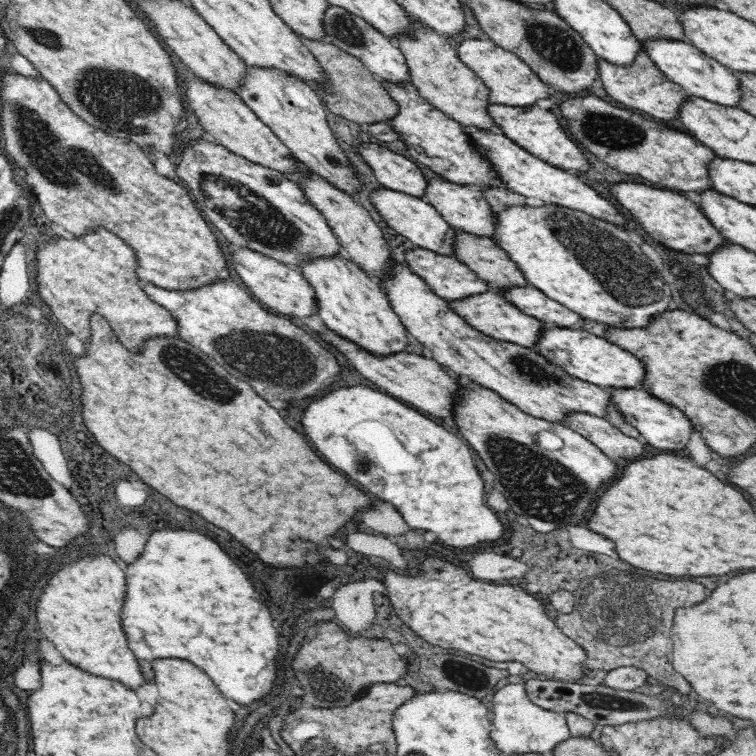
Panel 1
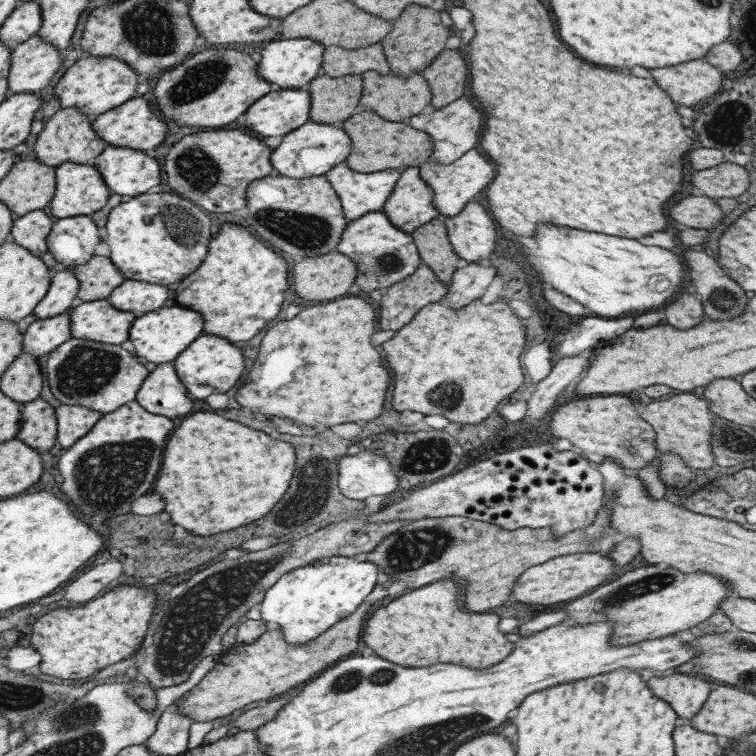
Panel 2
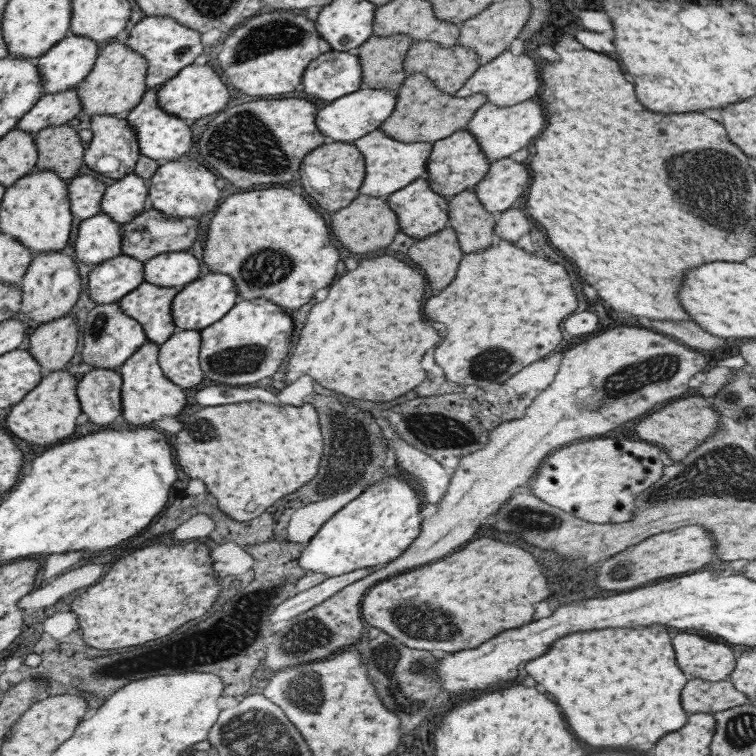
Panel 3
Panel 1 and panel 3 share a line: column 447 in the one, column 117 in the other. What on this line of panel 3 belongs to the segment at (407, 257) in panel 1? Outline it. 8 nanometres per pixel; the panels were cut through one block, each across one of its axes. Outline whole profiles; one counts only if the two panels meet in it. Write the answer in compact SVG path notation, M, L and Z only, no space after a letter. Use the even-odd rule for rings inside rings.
M119 254L96 264L87 277L87 296L95 304L115 302L143 282L143 262Z

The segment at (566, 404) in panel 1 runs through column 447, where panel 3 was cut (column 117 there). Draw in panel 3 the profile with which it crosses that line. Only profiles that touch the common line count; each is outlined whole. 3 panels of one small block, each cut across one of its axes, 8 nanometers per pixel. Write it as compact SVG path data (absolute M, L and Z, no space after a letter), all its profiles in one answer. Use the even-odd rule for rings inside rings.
M117 301L96 304L85 318L83 324L83 347L80 353L81 361L92 368L115 369L131 356L131 353L147 341L139 323L125 315Z

